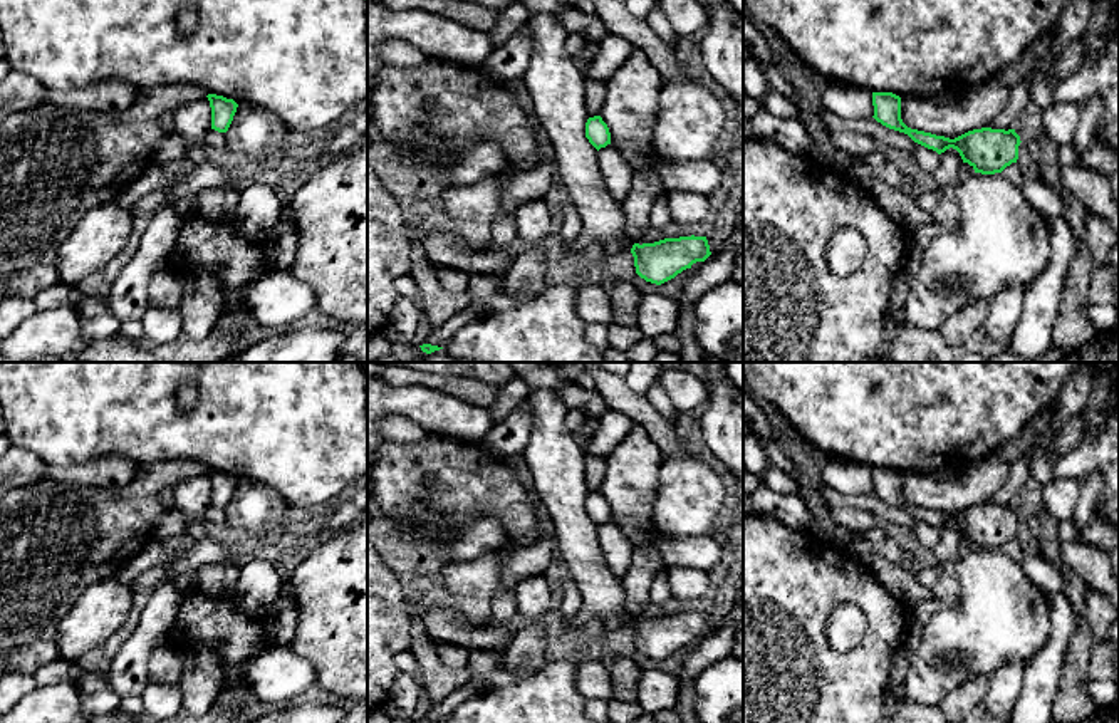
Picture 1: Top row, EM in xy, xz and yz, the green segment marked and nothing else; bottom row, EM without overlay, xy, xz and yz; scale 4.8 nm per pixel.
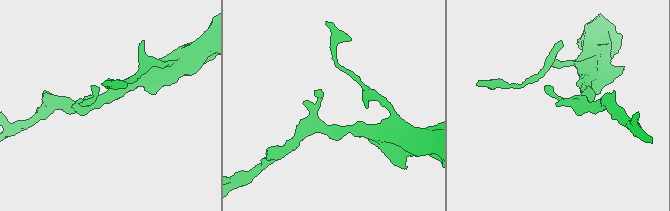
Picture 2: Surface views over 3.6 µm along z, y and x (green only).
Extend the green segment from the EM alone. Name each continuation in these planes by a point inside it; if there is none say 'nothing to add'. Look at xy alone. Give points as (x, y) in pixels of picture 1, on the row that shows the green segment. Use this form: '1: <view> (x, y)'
nothing to add

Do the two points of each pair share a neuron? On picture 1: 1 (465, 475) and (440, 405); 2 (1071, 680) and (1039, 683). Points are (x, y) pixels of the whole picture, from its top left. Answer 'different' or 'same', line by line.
1: different
2: different

